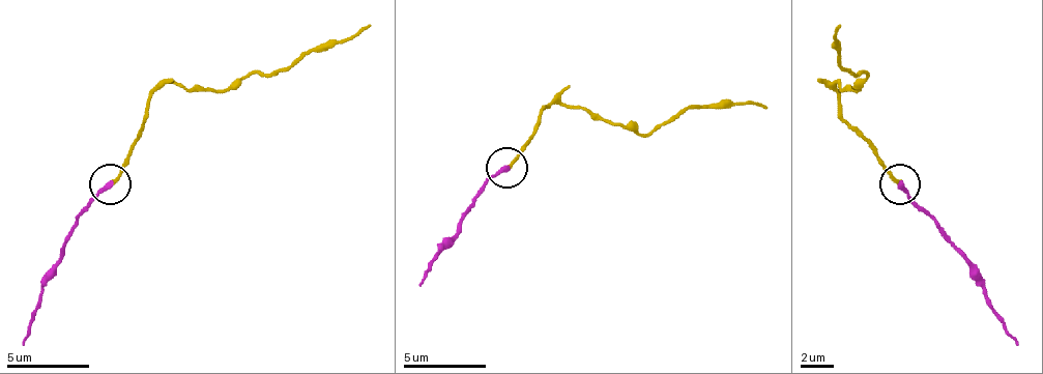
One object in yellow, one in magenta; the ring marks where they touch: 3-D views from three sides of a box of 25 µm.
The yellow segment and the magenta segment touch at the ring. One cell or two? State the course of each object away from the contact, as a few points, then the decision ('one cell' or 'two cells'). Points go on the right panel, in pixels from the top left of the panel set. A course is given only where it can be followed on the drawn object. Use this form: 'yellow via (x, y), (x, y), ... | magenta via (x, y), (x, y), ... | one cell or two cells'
yellow via (901, 183), (843, 117), (835, 84), (856, 92), (868, 80), (839, 63), (839, 26) | magenta via (901, 183), (933, 220), (1016, 344) | one cell

